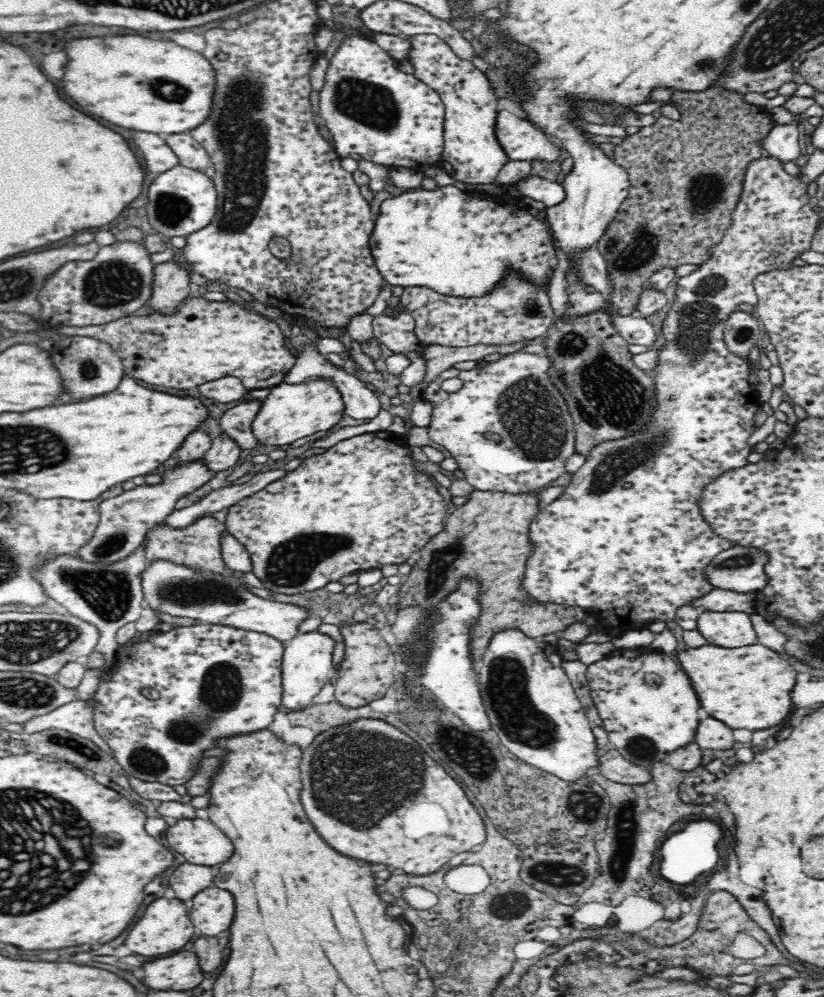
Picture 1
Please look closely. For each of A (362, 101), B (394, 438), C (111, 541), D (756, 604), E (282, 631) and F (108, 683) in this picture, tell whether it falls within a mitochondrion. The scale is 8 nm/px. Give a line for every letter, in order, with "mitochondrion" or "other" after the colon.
A: mitochondrion
B: other
C: mitochondrion
D: other
E: other
F: other

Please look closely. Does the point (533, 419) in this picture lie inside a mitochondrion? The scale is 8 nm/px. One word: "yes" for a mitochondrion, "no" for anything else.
yes

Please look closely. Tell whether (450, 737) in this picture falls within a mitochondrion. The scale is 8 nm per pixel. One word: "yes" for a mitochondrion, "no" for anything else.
yes

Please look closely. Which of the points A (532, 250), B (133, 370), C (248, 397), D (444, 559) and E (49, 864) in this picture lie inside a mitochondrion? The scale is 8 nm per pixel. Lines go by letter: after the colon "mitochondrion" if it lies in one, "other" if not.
A: other
B: other
C: other
D: mitochondrion
E: mitochondrion

